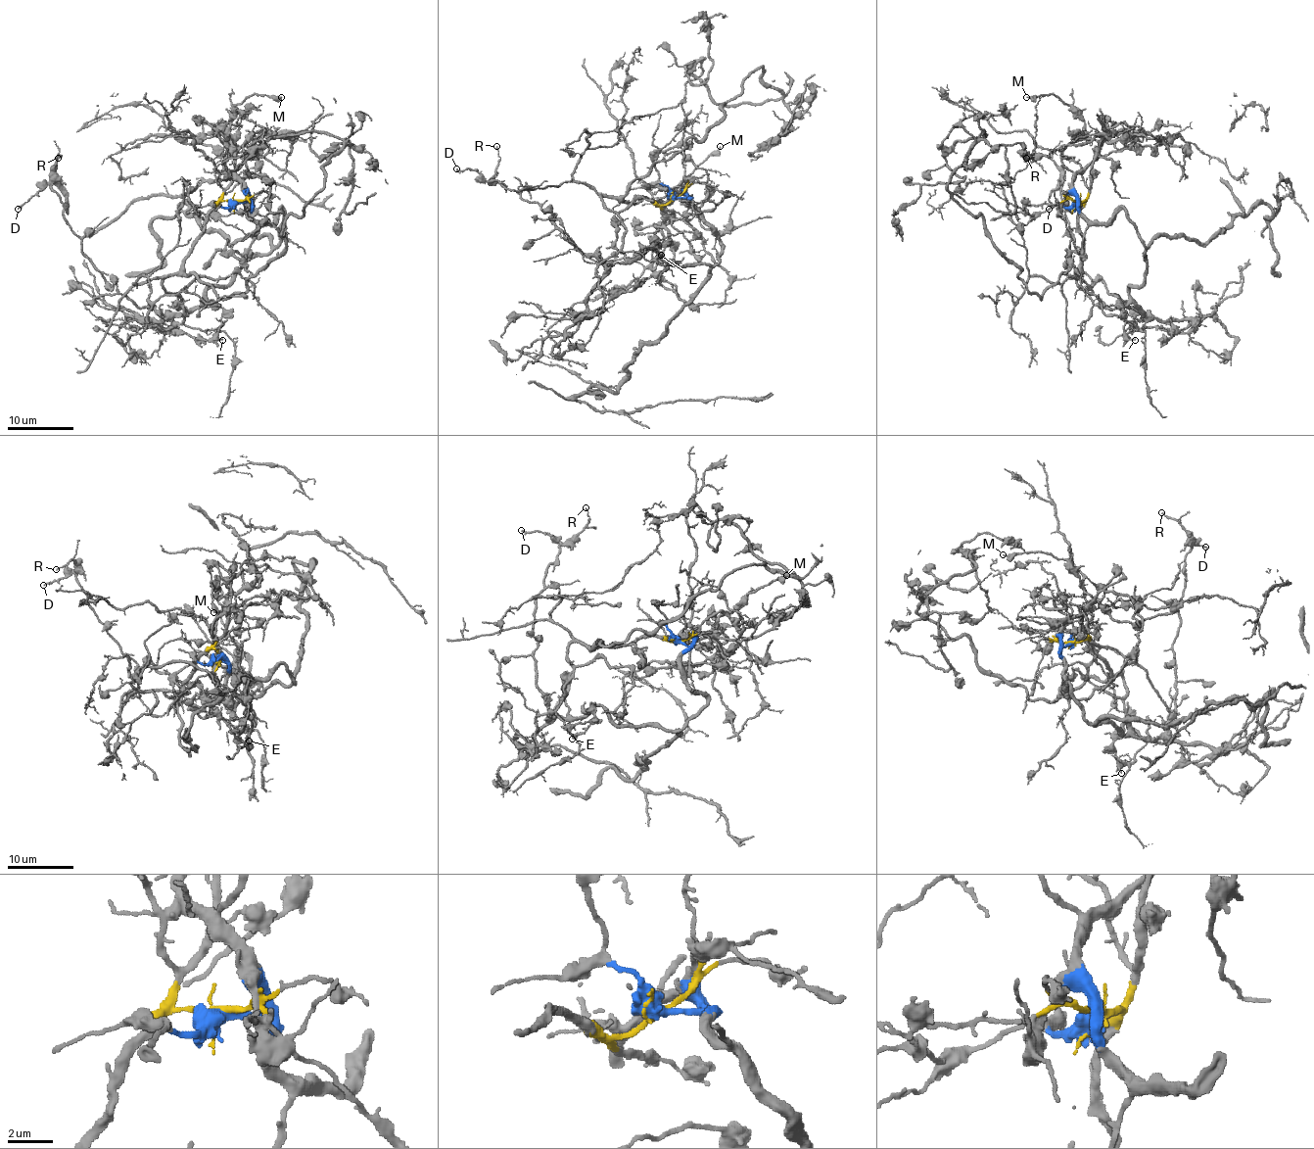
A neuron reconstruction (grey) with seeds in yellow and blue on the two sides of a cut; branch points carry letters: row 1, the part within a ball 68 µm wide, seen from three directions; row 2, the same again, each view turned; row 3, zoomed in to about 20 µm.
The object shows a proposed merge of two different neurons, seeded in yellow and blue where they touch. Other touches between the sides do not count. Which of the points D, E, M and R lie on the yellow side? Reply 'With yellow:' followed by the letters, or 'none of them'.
With yellow: none of them

